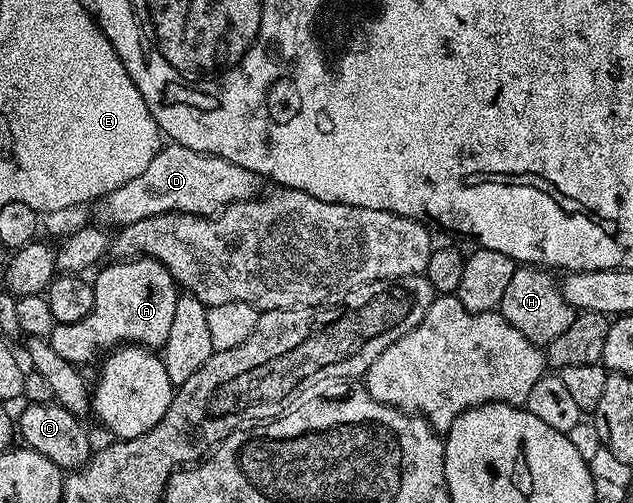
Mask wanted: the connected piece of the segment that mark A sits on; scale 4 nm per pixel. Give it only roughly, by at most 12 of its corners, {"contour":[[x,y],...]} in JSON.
{"contour":[[151,256],[94,273],[95,305],[49,339],[84,366],[120,346],[159,350],[180,295]]}

